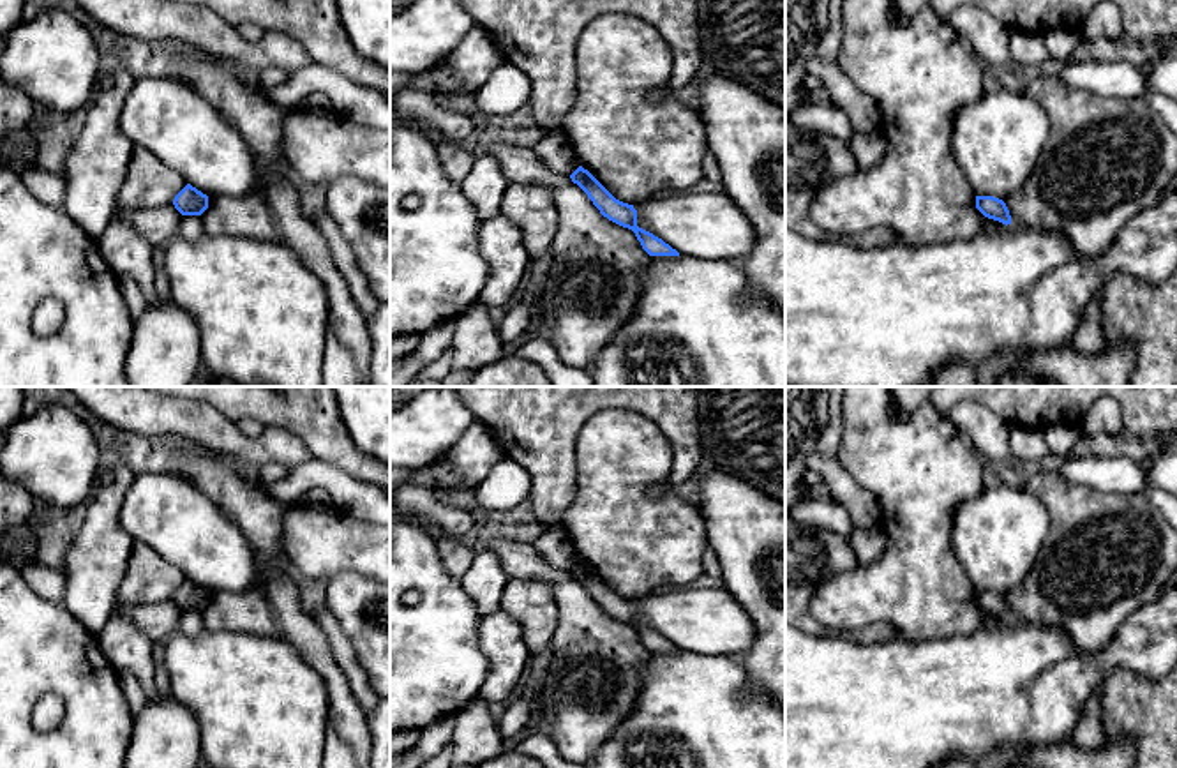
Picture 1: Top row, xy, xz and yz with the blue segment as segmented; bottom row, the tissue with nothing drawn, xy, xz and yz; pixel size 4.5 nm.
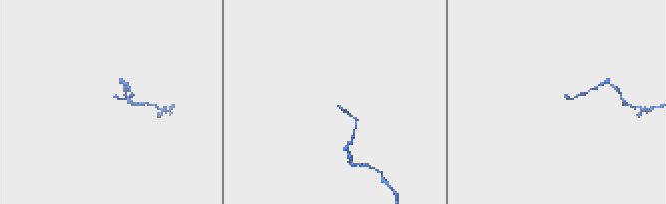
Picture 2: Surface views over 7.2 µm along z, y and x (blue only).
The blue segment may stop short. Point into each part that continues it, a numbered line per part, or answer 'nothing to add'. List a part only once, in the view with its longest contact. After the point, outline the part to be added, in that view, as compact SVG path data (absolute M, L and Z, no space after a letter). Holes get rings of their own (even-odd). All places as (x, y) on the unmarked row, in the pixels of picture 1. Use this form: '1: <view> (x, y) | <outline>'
nothing to add

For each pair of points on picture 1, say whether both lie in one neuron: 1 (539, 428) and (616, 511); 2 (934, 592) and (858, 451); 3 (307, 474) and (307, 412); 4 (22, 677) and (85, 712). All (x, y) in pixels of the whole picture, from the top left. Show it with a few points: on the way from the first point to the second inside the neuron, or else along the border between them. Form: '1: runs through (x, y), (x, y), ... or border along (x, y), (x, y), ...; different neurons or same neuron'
1: border along (583, 428), (576, 452), (577, 495), (567, 509); different neurons
2: runs through (918, 557), (916, 509), (893, 486); same neuron
3: border along (313, 456), (350, 475); different neurons
4: runs through (37, 677), (55, 680), (71, 696); same neuron

